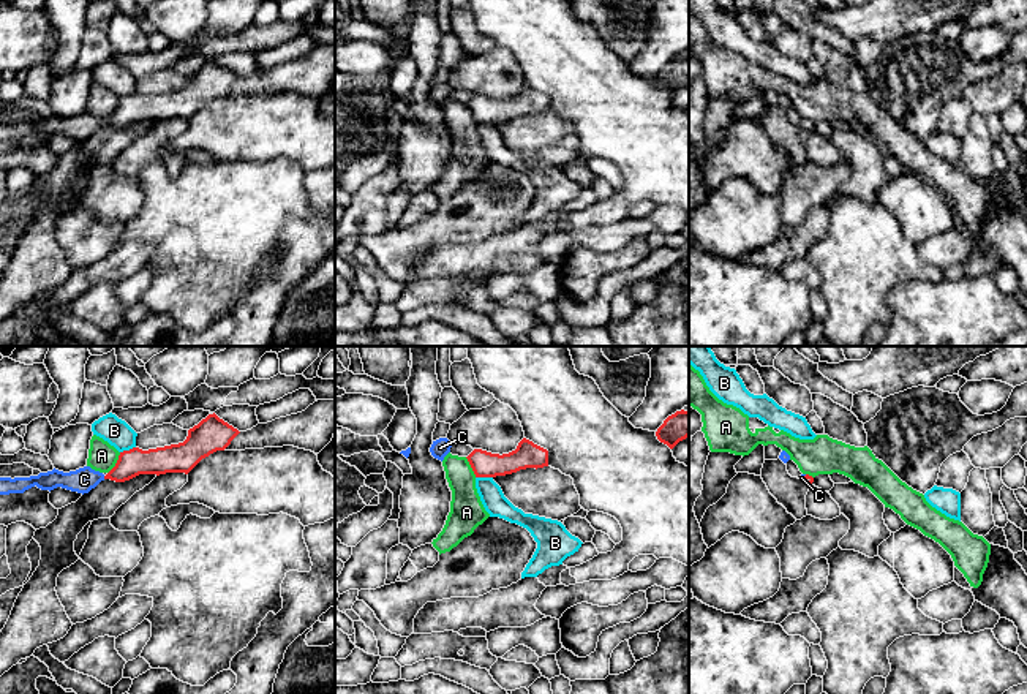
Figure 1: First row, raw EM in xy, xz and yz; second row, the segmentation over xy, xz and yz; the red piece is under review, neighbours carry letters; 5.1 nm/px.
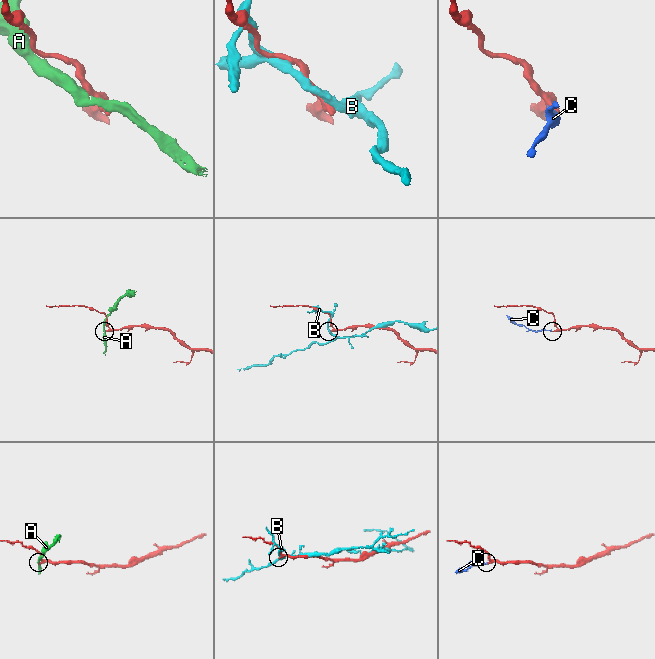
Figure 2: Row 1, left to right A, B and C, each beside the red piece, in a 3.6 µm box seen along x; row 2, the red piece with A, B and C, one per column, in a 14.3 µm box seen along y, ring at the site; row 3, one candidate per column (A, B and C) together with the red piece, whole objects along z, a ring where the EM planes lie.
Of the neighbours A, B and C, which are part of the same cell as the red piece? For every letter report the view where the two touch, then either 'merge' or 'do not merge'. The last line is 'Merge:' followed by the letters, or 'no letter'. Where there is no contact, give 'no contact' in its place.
A: meets red in xy; do not merge
B: meets red in xz; do not merge
C: meets red in yz; merge
Merge: C

